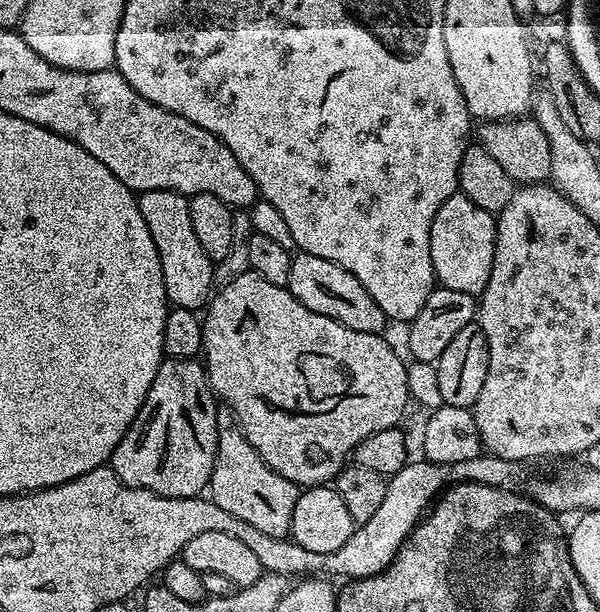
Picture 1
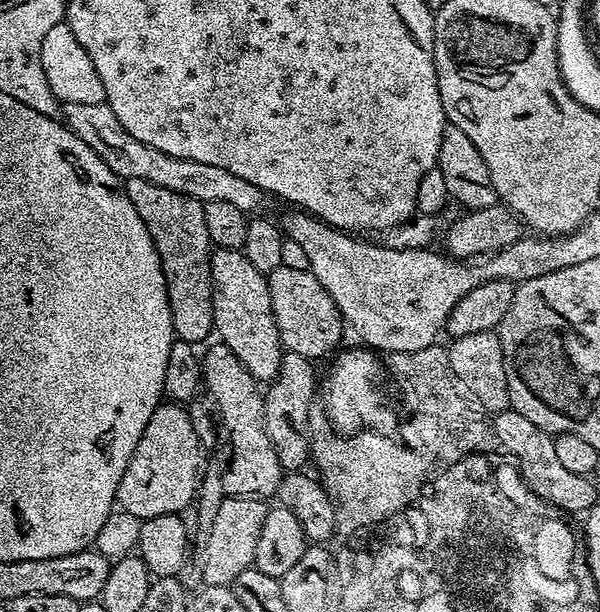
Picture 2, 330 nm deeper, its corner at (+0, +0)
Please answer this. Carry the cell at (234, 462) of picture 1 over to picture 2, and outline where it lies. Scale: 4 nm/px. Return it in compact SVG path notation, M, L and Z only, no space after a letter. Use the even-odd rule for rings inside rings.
M219 342L212 343L202 352L202 384L207 395L220 404L222 422L226 422L232 447L232 457L228 459L228 465L222 474L224 495L228 498L275 497L282 469L278 454L274 454L274 442L270 442L270 434L266 434L261 385L252 377L250 370L246 370L246 366L238 362L238 354L234 354L234 350Z

